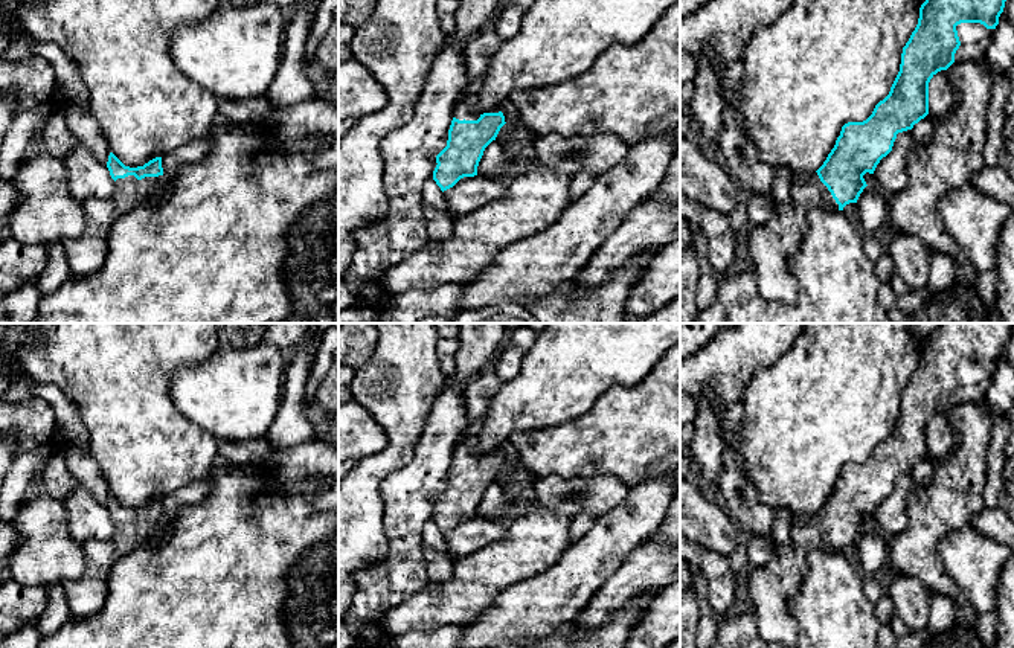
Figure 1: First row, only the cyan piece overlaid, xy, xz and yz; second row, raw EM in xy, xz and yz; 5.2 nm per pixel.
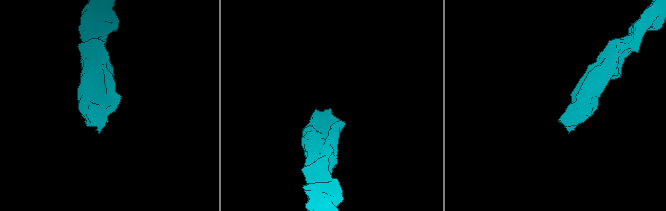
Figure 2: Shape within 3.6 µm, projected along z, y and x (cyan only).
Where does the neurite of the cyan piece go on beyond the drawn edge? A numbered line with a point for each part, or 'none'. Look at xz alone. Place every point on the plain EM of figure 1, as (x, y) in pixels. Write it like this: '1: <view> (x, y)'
1: xz (465, 450)

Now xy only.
1: xy (86, 595)

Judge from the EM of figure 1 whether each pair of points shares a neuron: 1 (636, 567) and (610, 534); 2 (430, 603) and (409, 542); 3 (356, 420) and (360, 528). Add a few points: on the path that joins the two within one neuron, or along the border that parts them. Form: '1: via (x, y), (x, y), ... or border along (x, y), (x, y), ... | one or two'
1: border along (645, 540), (627, 555), (624, 563), (604, 583) | two
2: border along (430, 581), (395, 607) | two
3: border along (388, 439), (381, 450), (356, 462) | two

